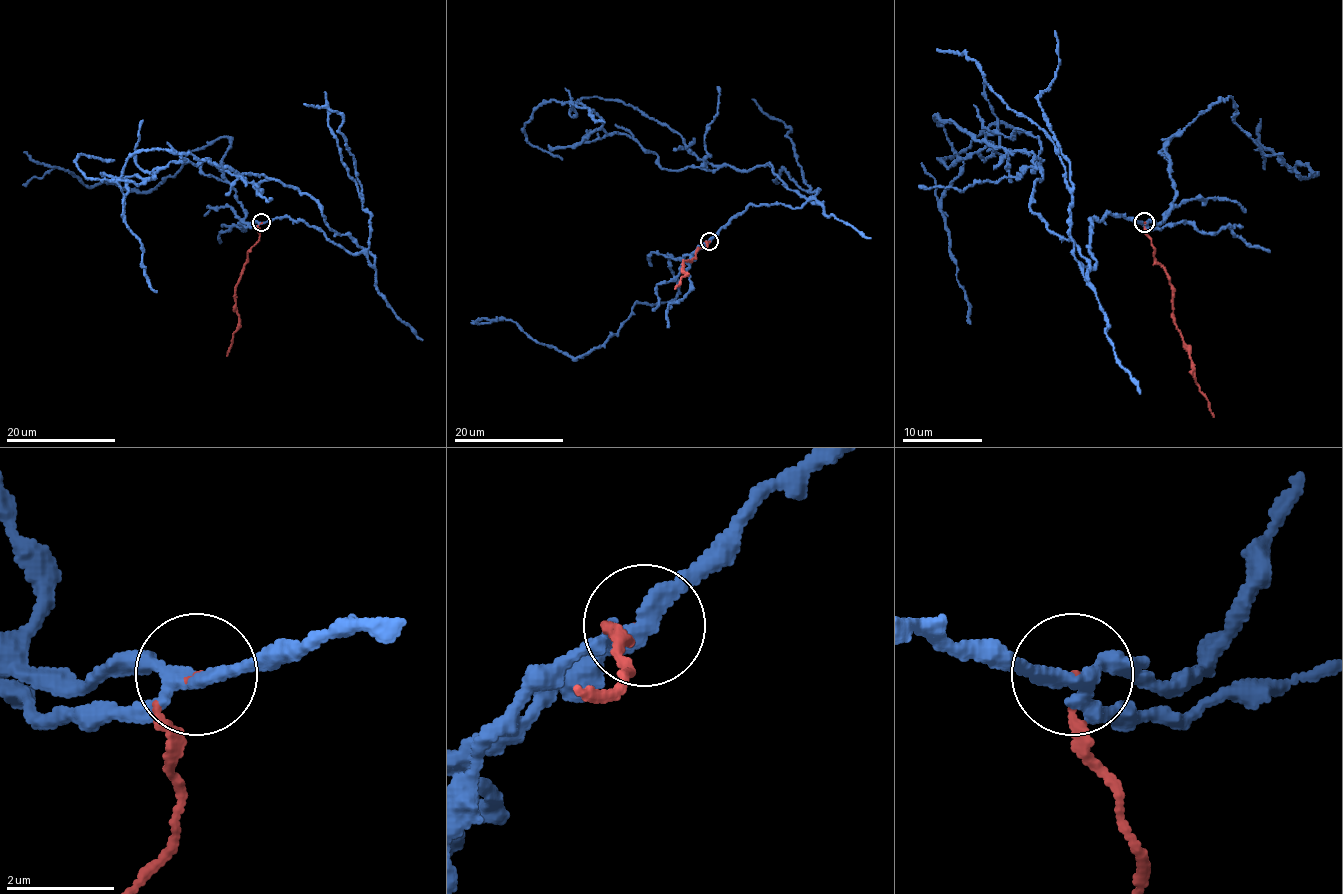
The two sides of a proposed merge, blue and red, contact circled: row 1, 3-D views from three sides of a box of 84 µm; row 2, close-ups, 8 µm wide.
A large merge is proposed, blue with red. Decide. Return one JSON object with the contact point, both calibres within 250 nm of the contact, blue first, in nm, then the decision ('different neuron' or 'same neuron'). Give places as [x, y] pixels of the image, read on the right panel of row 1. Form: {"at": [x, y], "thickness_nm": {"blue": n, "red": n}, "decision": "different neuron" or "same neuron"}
{"at": [1144, 222], "thickness_nm": {"blue": 240, "red": 70}, "decision": "different neuron"}

